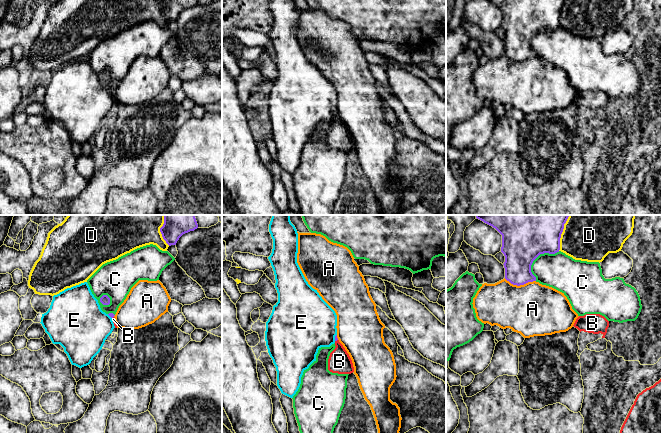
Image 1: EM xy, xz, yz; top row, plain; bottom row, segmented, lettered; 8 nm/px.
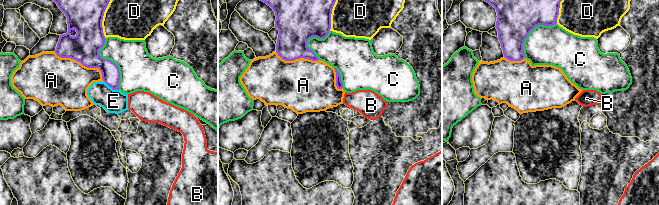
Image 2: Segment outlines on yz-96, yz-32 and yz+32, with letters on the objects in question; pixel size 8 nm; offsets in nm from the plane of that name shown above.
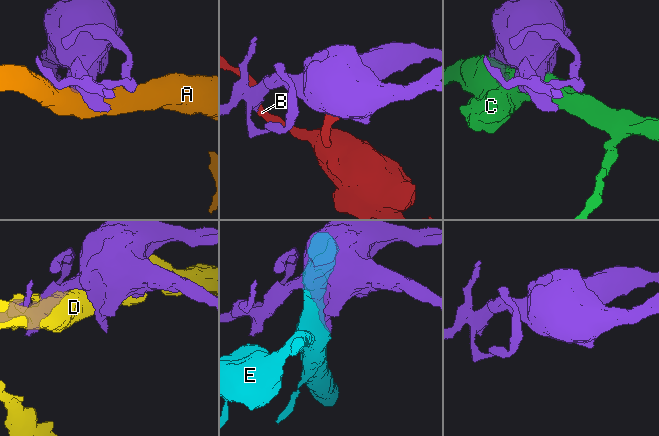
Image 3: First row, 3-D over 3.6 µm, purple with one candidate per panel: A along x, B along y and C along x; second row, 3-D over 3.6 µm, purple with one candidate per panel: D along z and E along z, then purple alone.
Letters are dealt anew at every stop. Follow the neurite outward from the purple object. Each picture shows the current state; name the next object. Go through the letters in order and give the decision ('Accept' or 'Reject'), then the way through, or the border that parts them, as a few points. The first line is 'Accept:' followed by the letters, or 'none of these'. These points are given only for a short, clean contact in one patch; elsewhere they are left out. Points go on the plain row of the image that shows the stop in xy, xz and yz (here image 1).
Accept: none of these
A: Reject
B: Reject. Boundary: xz (337, 115), (335, 117)
C: Reject
D: Reject
E: Reject

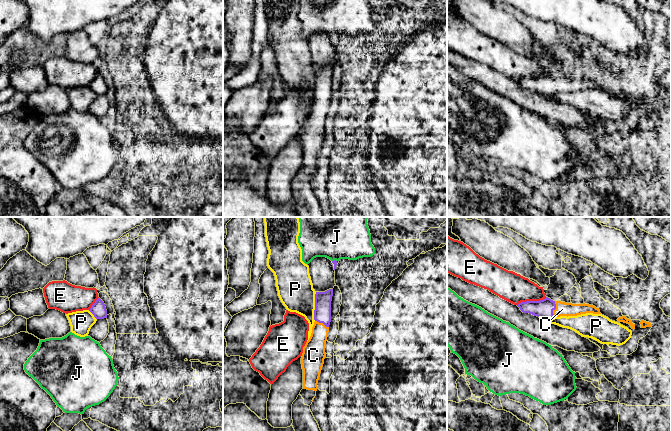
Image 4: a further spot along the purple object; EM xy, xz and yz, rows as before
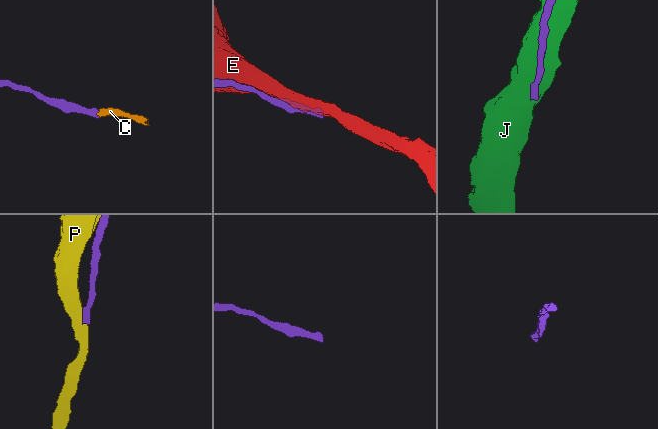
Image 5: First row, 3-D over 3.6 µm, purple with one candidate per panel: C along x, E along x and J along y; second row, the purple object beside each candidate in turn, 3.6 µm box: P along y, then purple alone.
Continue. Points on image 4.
Accept: C
C: Accept. Path across: yz (544, 84), (554, 85), (562, 85)
E: Reject
J: Reject
P: Reject. Boundary: xz (316, 68), (314, 96)

